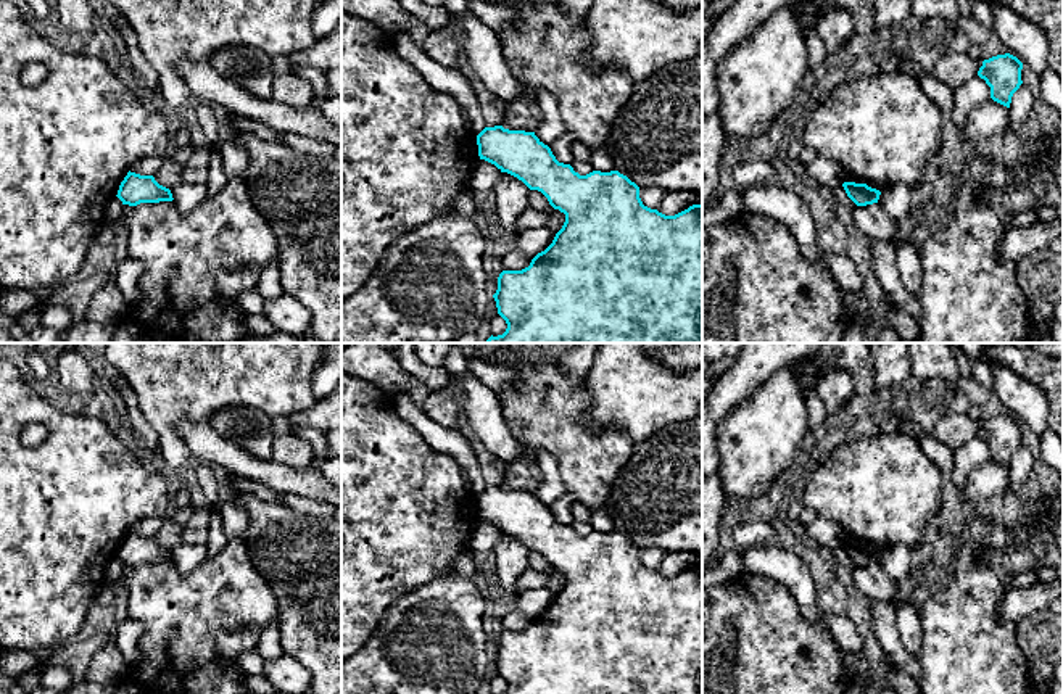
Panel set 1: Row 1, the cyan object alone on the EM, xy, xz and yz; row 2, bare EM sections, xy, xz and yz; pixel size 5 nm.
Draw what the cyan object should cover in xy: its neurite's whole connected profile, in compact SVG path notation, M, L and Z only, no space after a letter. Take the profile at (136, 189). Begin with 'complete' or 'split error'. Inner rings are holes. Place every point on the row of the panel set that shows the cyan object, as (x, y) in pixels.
complete; M127 172L116 195L122 204L137 206L140 203L172 201L169 188L159 185L153 176Z

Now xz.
complete; M485 127L477 135L478 156L541 192L565 214L552 243L522 271L503 271L493 295L506 320L503 335L486 343L702 343L702 204L665 216L643 204L639 187L618 171L580 176L559 163L535 132Z

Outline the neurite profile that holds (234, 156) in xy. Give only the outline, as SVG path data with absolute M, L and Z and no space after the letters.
M234 137L221 142L219 153L227 177L245 176L250 158L246 155L246 150L240 143L237 143Z

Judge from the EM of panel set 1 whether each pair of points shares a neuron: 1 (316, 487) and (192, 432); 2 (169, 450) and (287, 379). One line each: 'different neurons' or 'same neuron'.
1: same neuron
2: same neuron

